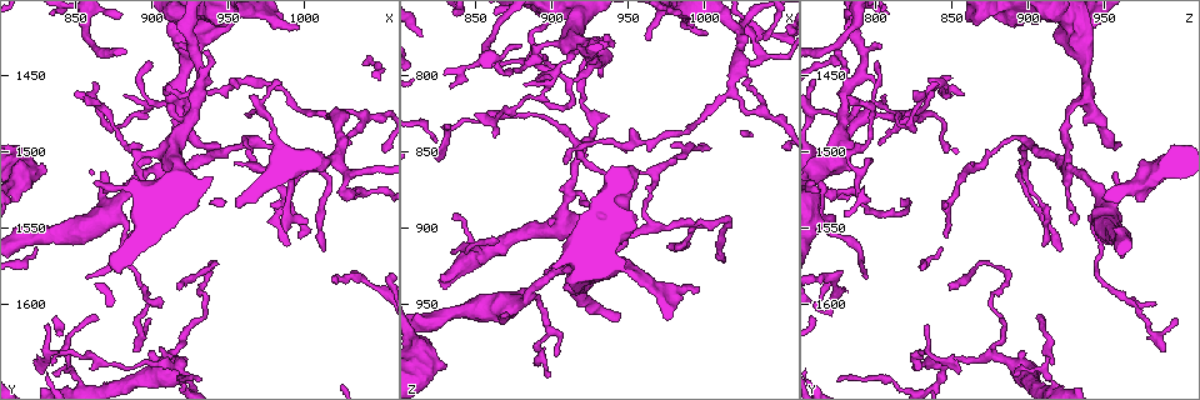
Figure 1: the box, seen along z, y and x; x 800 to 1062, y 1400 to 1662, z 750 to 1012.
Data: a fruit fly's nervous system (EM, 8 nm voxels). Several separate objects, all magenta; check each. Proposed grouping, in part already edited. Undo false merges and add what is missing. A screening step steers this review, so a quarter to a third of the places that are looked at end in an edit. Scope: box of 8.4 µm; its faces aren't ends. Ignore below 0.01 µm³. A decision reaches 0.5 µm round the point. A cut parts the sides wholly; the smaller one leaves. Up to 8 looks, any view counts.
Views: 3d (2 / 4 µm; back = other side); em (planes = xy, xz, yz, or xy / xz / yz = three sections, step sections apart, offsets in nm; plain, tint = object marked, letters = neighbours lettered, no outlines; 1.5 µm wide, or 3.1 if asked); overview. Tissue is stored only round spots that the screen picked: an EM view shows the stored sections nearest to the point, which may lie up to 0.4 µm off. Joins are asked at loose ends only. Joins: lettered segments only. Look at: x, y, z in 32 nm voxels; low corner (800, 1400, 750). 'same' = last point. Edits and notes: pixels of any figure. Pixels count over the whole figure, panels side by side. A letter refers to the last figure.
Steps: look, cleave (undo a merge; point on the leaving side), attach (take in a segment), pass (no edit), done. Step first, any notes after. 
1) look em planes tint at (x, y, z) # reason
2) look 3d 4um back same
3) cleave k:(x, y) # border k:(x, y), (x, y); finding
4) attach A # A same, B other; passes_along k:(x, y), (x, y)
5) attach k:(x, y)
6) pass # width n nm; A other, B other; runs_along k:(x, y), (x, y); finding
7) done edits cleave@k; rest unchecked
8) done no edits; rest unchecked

look 3d 2um at (912, 1504, 924)

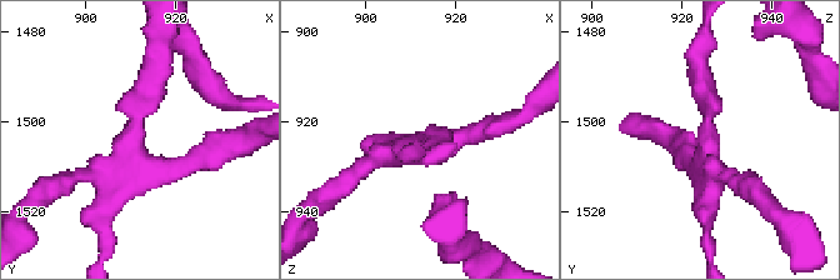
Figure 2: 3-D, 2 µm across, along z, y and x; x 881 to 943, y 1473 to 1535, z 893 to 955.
look em planes tint at (911, 1506, 927)

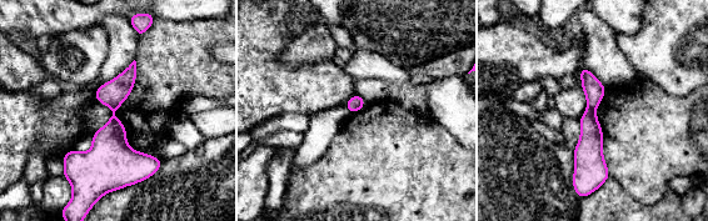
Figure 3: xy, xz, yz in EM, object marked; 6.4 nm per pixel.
look em planes letters same # see the neighbours

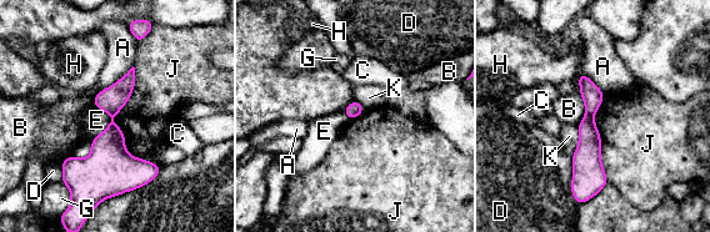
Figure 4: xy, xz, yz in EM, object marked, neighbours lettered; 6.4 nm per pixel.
cleave 4:(593, 96) # width 70 nm; A other, B other, C other, D other, E other, G other, H other, J other, K other; border 4:(586, 114), (593, 117); a second cell is stuck on

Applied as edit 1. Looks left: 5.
look 3d 4um at (910, 1632, 878) # calibre changes

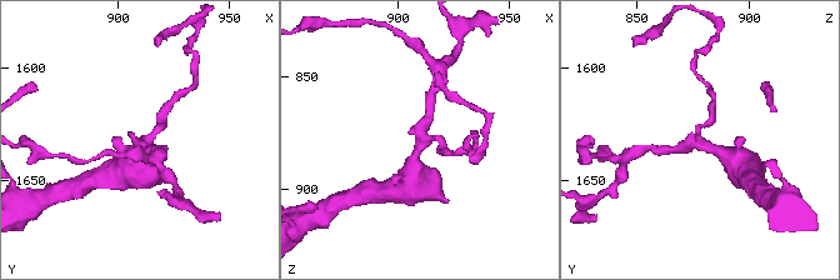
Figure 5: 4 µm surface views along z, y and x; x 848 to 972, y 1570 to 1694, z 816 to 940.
look em yz step 8 tint at (913, 1633, 878) # arms 3; now the EM

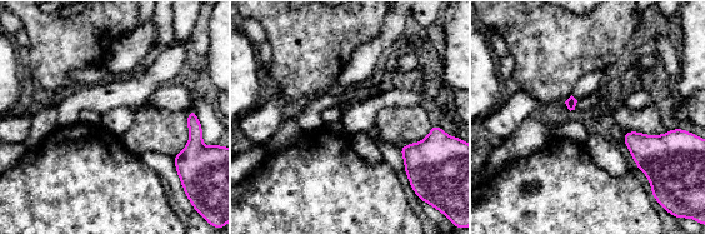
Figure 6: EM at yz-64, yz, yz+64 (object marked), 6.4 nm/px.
look em planes letters same # another direction

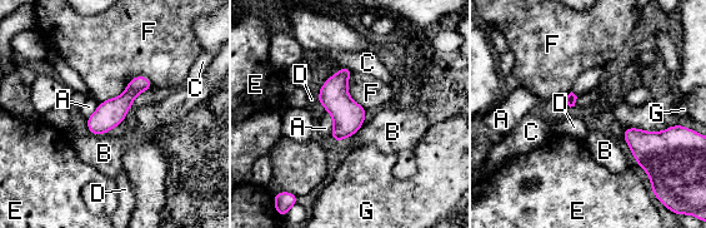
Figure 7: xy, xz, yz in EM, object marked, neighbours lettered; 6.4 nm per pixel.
pass # width 180 nm; A other, B other, C other, D other, E other, F other, G other; runs_along 7:(145, 80), (93, 129); continuous, no second cell

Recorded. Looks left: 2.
done edits cleave@4; rest unchecked

